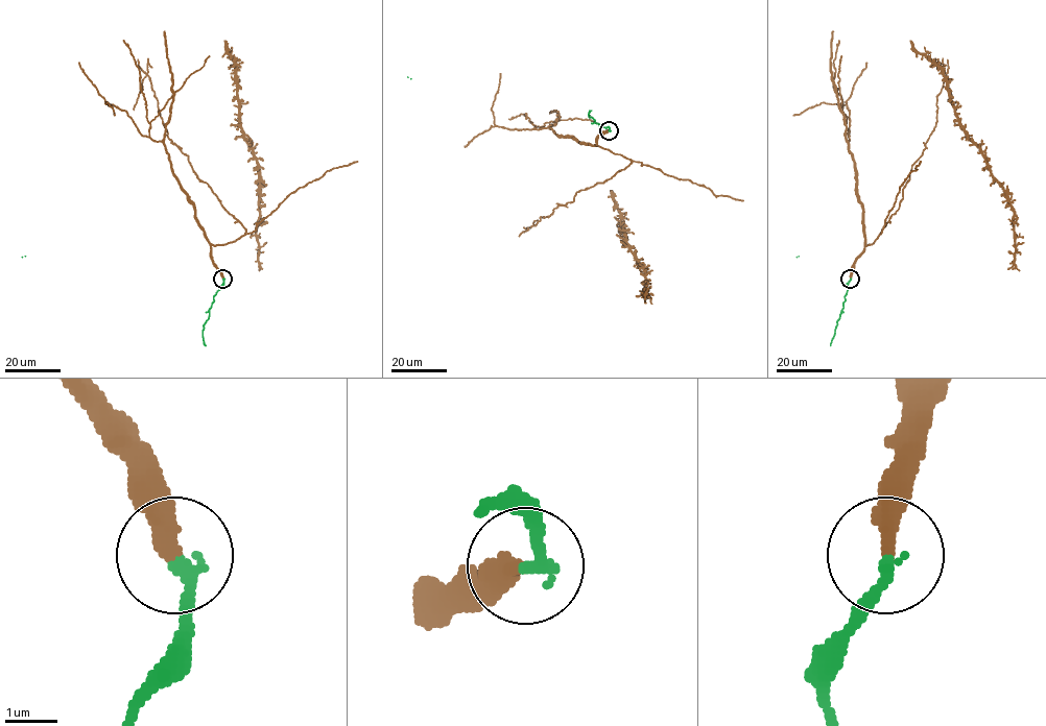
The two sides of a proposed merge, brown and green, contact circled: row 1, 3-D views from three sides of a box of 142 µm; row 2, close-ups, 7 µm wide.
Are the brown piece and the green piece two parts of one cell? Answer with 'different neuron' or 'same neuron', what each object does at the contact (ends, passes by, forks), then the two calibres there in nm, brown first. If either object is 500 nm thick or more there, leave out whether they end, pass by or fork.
different neuron; brown ends; green ends; calibres 360 and 240 nm

